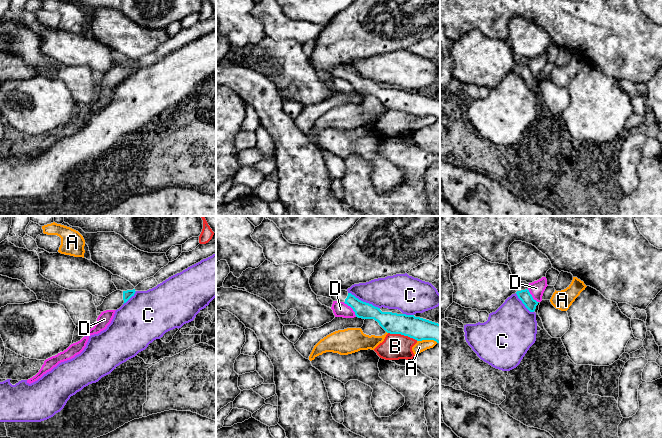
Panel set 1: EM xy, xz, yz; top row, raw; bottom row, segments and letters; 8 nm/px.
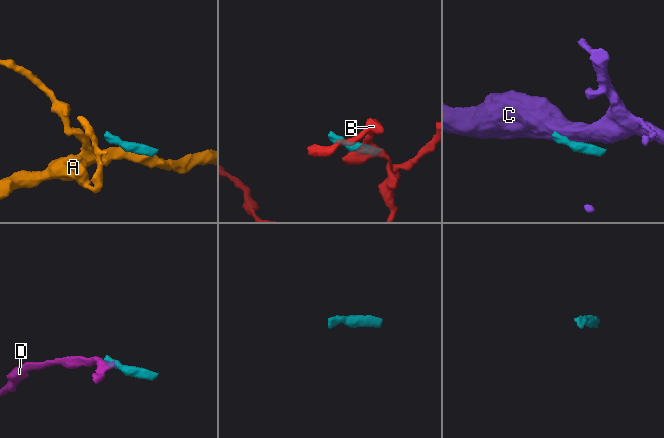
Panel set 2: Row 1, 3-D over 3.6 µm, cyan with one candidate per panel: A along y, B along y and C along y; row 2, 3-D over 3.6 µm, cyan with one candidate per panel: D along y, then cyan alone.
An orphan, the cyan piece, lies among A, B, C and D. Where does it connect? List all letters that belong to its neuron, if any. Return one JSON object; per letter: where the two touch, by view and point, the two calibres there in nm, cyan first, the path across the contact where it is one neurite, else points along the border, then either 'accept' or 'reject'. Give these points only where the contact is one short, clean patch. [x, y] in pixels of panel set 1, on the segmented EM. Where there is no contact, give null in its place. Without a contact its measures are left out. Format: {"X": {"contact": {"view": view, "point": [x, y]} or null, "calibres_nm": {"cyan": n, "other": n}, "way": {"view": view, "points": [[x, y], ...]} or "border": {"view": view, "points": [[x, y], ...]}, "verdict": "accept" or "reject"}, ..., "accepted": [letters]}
{"A": {"contact": {"view": "xz", "point": [427, 339]}, "calibres_nm": {"cyan": 180, "other": 90}, "border": {"view": "xz", "points": [[417, 340], [435, 340], [437, 342]]}, "verdict": "reject"}, "B": {"contact": {"view": "xz", "point": [403, 334]}, "calibres_nm": {"cyan": 180, "other": 200}, "border": {"view": "xz", "points": [[388, 332], [407, 335], [417, 340]]}, "verdict": "reject"}, "C": {"contact": {"view": "xz", "point": [364, 302]}, "calibres_nm": {"cyan": 150, "other": 280}, "verdict": "reject"}, "D": {"contact": {"view": "xz", "point": [351, 307]}, "calibres_nm": {"cyan": 130, "other": 120}, "border": {"view": "xz", "points": [[343, 302], [352, 309], [356, 316]]}, "verdict": "reject"}, "accepted": []}

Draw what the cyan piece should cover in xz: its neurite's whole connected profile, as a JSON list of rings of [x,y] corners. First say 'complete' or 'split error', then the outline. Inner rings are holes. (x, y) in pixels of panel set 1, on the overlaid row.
split error | [[[338,290],[330,298],[350,306],[358,318],[374,319],[387,333],[401,334],[417,341],[434,340],[440,343],[438,323],[414,315],[382,312],[380,308],[359,300],[346,290]]]

